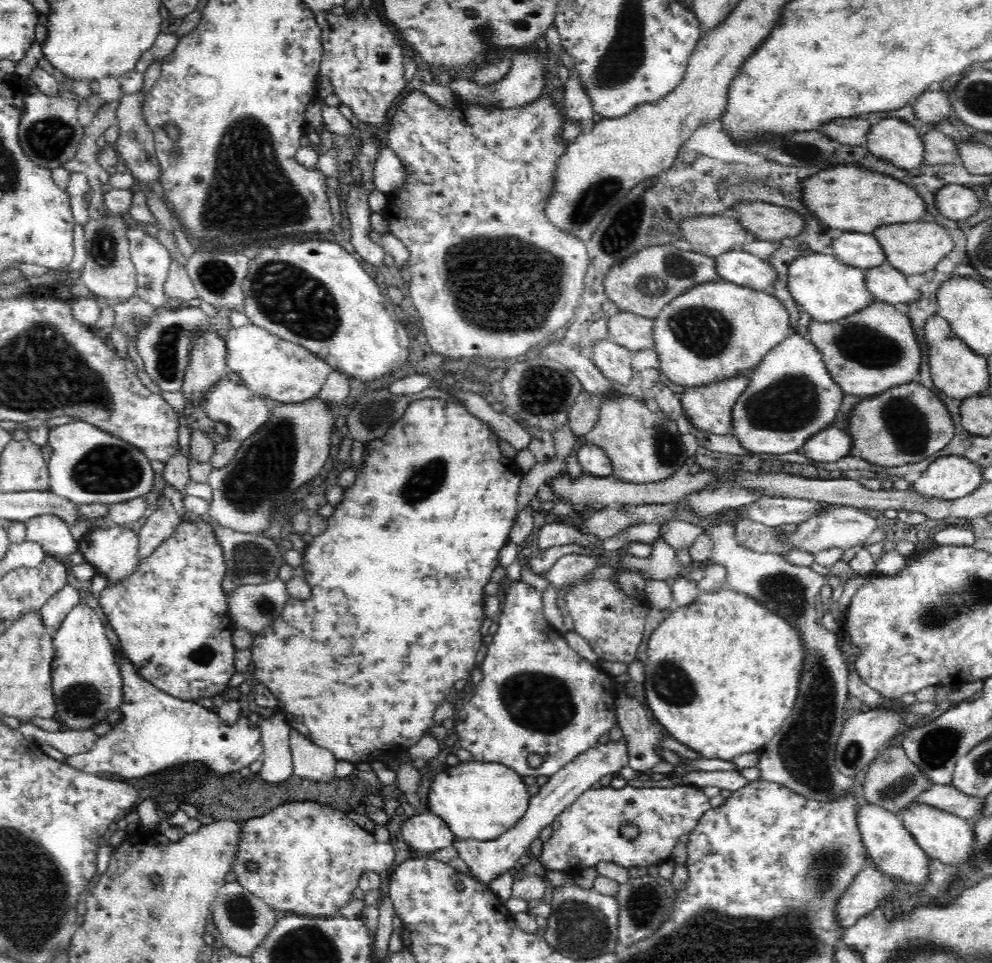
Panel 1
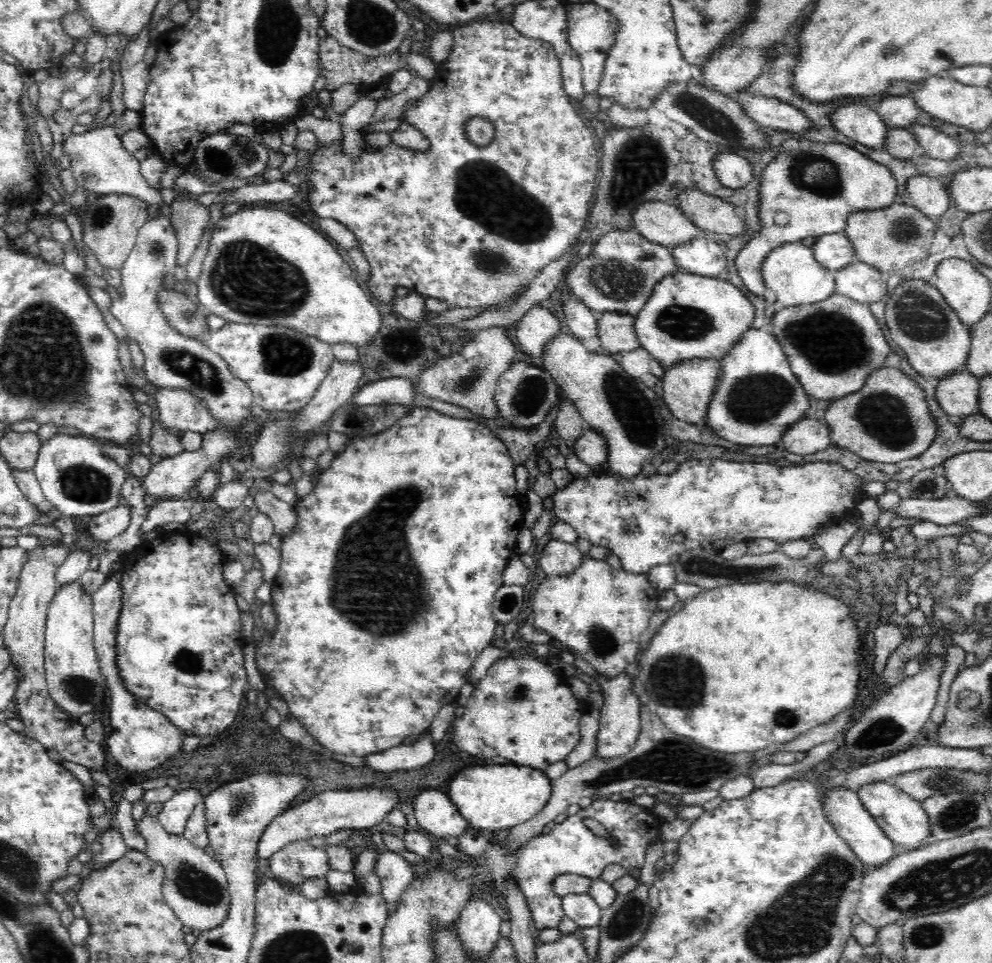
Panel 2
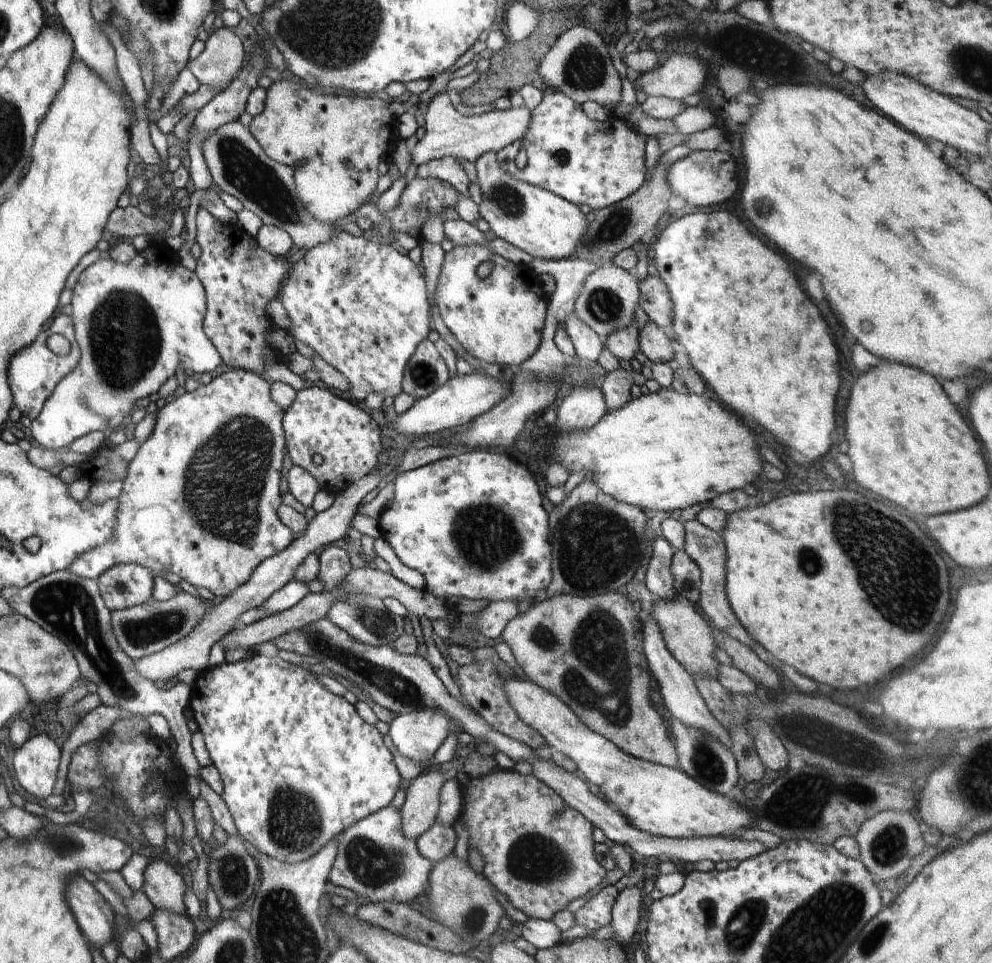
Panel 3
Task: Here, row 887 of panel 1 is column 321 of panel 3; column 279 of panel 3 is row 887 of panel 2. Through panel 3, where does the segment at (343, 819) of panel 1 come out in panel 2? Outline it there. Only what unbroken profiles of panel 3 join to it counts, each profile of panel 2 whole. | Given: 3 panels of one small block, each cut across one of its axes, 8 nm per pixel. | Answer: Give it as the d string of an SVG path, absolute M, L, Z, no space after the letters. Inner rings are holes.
M308 838L284 844L270 856L270 872L273 878L288 887L301 888L308 878L325 878L327 870L332 869L327 862L327 846L308 845Z

